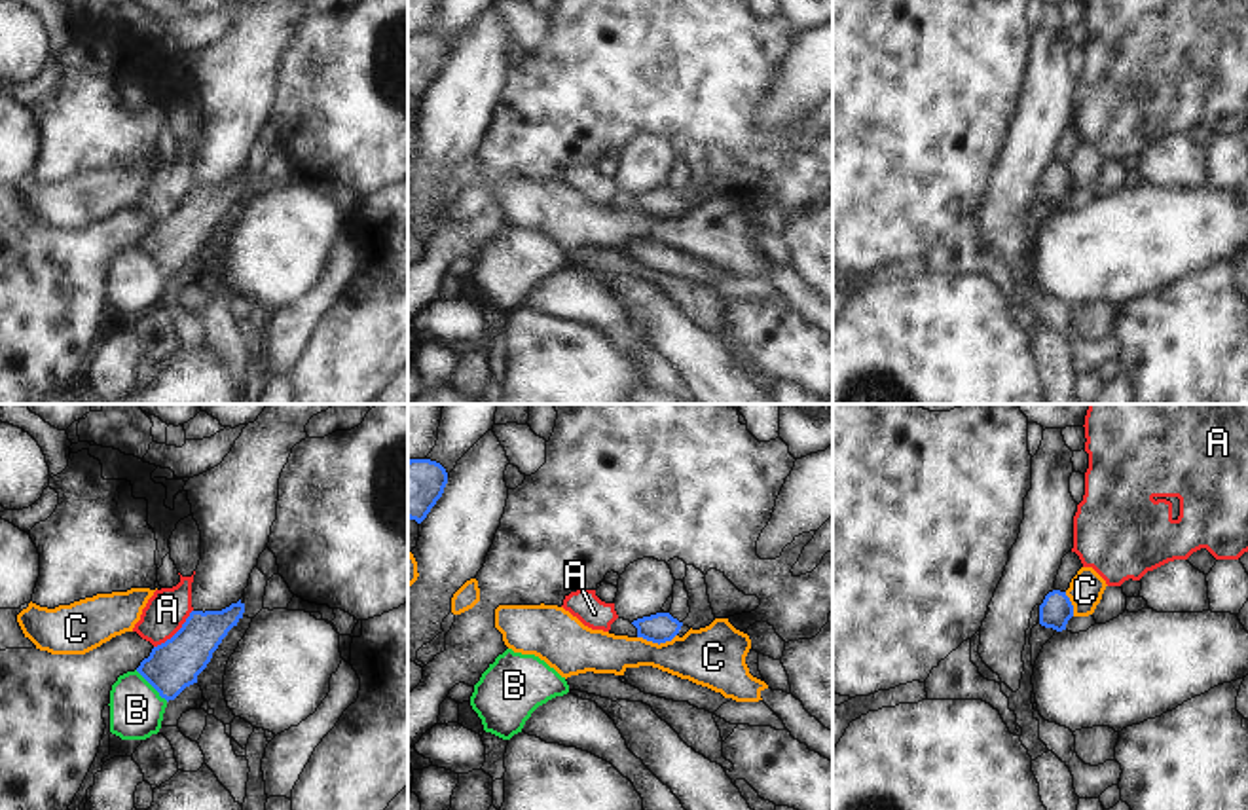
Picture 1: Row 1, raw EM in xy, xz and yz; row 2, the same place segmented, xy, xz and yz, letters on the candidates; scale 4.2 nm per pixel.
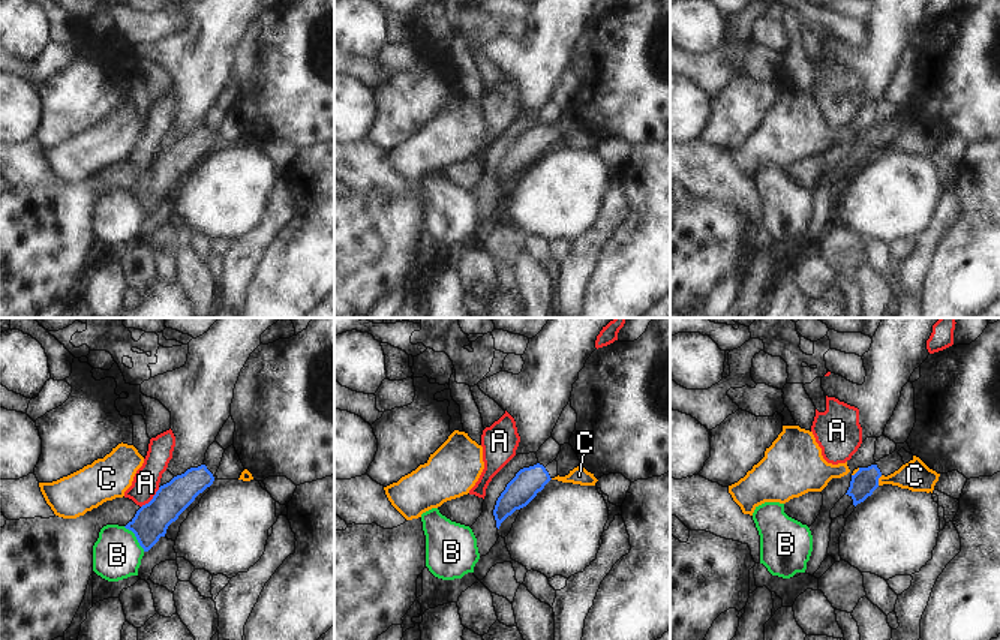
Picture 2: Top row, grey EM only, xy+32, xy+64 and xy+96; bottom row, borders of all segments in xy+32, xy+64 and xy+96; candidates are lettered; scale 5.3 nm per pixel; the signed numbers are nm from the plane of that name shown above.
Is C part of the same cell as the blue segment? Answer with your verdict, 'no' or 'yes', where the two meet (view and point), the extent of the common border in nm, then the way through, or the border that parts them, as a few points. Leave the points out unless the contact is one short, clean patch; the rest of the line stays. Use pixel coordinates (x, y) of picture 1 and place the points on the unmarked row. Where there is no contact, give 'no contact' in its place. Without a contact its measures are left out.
no; contact xz (657, 217); length 170 nm; border xz (676, 209), (659, 219), (638, 213)

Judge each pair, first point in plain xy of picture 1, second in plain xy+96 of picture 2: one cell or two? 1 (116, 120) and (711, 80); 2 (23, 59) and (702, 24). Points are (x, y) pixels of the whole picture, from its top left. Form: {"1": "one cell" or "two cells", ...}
{"1": "two cells", "2": "one cell"}

